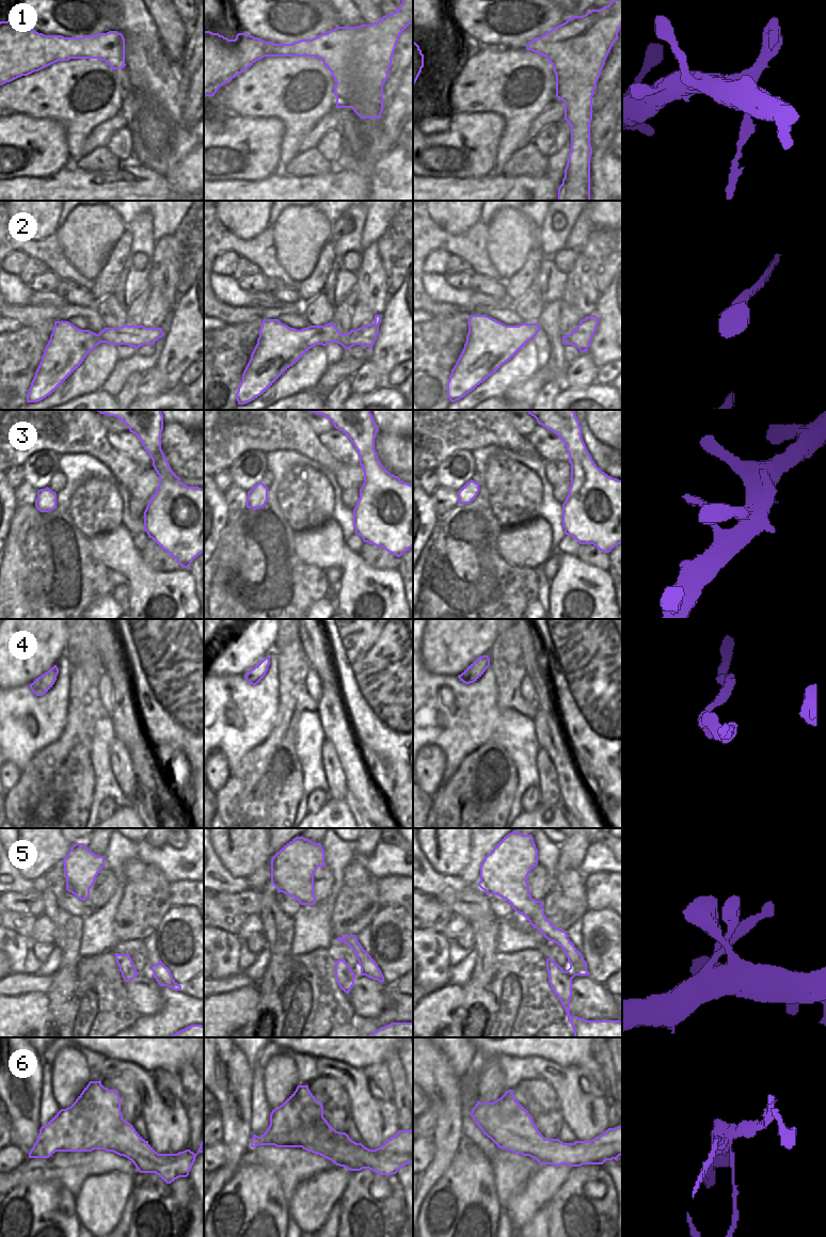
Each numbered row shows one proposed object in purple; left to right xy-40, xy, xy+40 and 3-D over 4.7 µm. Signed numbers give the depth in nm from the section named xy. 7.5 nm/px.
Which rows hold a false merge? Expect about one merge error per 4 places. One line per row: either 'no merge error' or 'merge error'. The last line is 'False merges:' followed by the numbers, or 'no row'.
1: merge error
2: no merge error
3: no merge error
4: no merge error
5: no merge error
6: merge error
False merges: 1, 6

